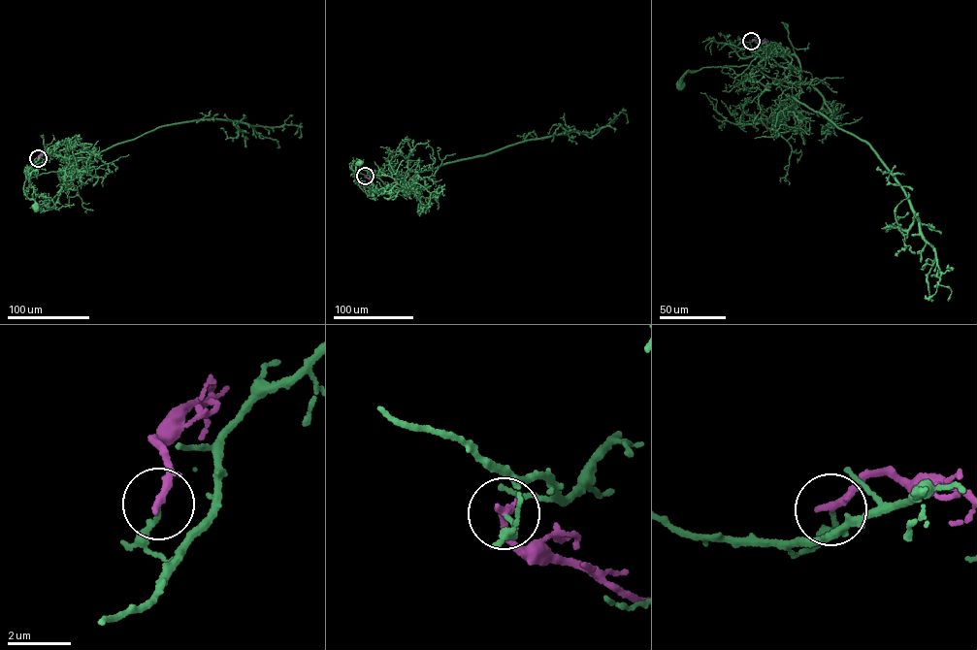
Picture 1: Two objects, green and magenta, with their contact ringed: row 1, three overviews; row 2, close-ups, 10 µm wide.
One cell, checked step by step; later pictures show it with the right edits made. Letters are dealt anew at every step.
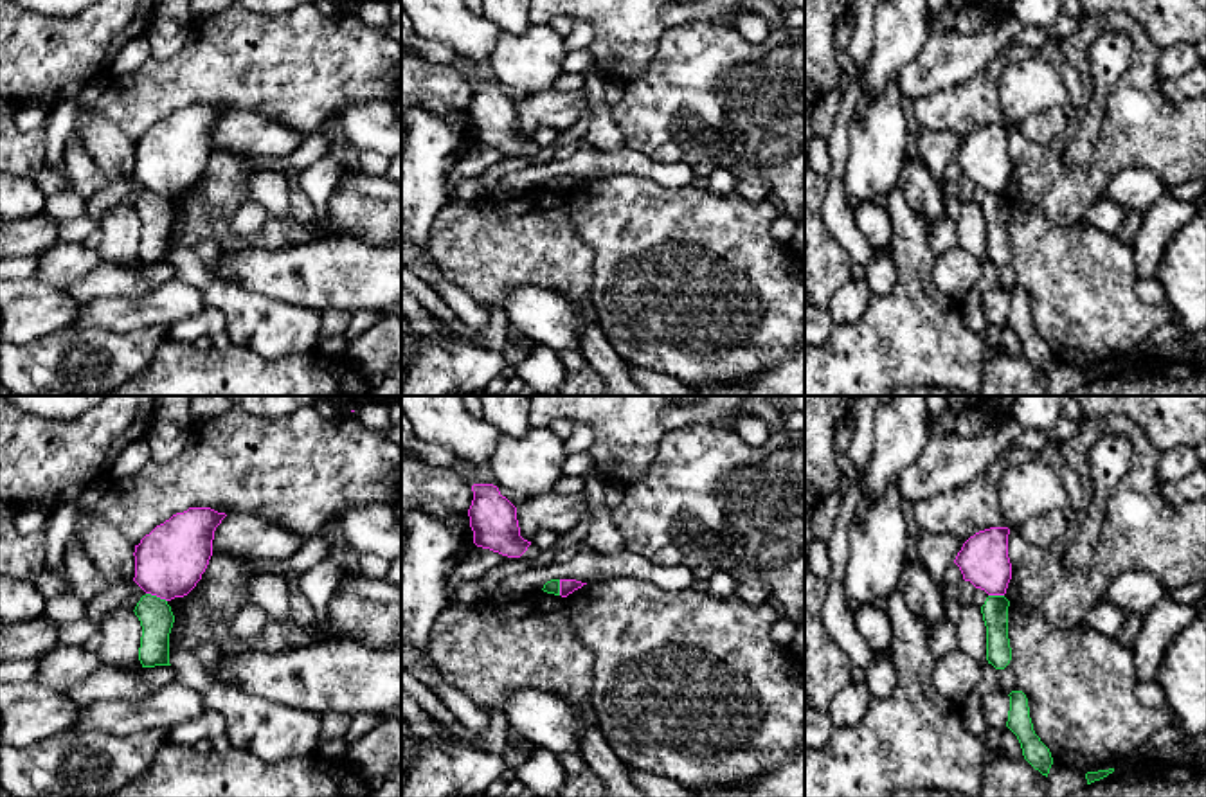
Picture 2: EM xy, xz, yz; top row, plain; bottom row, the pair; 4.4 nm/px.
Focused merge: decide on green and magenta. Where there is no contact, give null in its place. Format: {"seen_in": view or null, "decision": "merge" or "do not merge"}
{"seen_in": "xy", "decision": "do not merge"}

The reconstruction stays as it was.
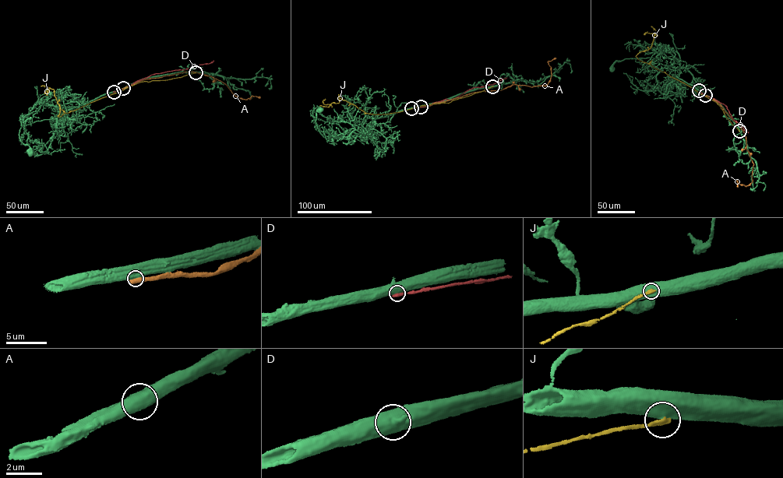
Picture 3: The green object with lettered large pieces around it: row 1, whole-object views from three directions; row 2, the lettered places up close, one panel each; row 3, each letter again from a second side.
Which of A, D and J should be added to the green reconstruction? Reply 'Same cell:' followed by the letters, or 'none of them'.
Same cell: none of them

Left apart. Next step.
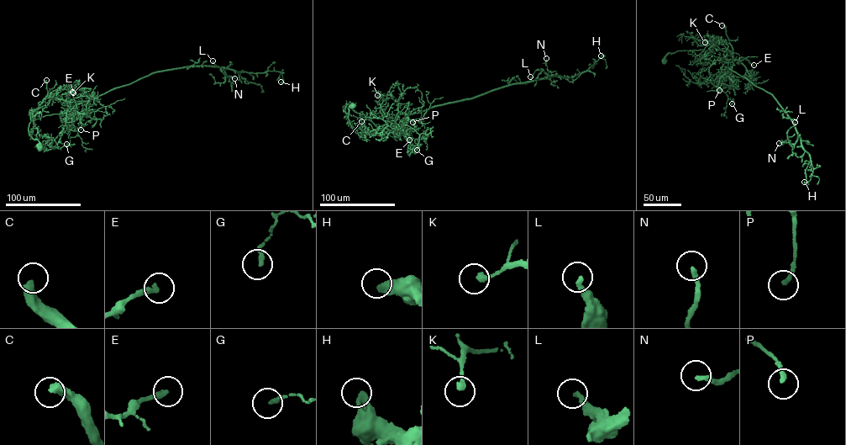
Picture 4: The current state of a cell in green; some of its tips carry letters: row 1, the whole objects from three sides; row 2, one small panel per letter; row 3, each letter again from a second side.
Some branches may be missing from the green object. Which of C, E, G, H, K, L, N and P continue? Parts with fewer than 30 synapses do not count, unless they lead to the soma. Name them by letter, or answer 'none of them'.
C

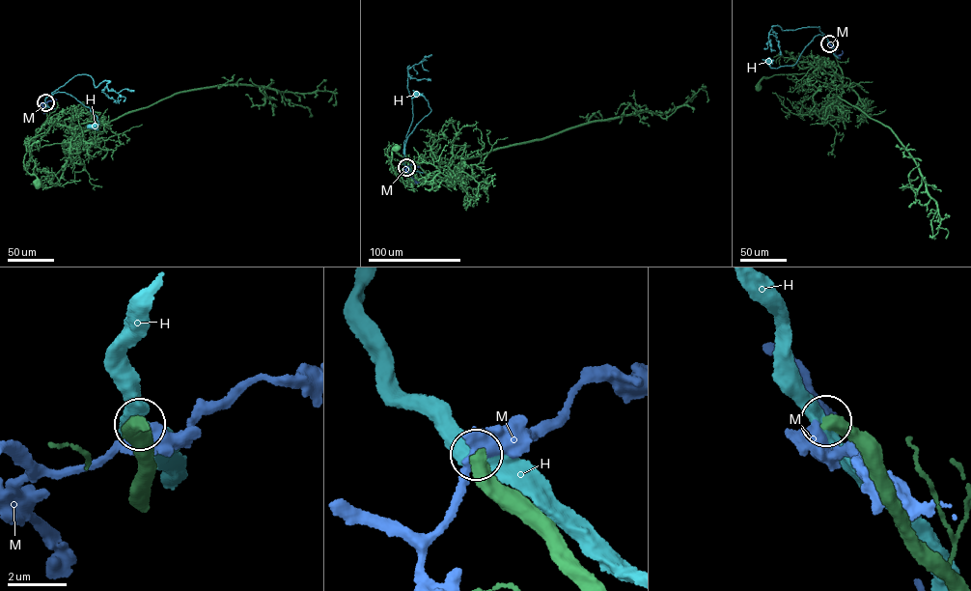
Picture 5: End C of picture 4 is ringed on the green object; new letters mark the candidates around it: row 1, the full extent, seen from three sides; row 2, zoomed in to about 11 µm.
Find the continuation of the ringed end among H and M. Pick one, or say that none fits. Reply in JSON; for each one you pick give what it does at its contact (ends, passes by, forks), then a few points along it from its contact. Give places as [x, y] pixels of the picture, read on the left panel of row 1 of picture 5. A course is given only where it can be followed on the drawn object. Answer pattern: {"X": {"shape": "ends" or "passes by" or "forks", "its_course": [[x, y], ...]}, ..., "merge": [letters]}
{"merge": []}

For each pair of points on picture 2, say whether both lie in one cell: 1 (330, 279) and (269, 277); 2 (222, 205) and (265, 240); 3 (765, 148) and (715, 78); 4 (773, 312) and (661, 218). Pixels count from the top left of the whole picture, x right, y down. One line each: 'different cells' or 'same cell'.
1: same cell
2: same cell
3: same cell
4: same cell

